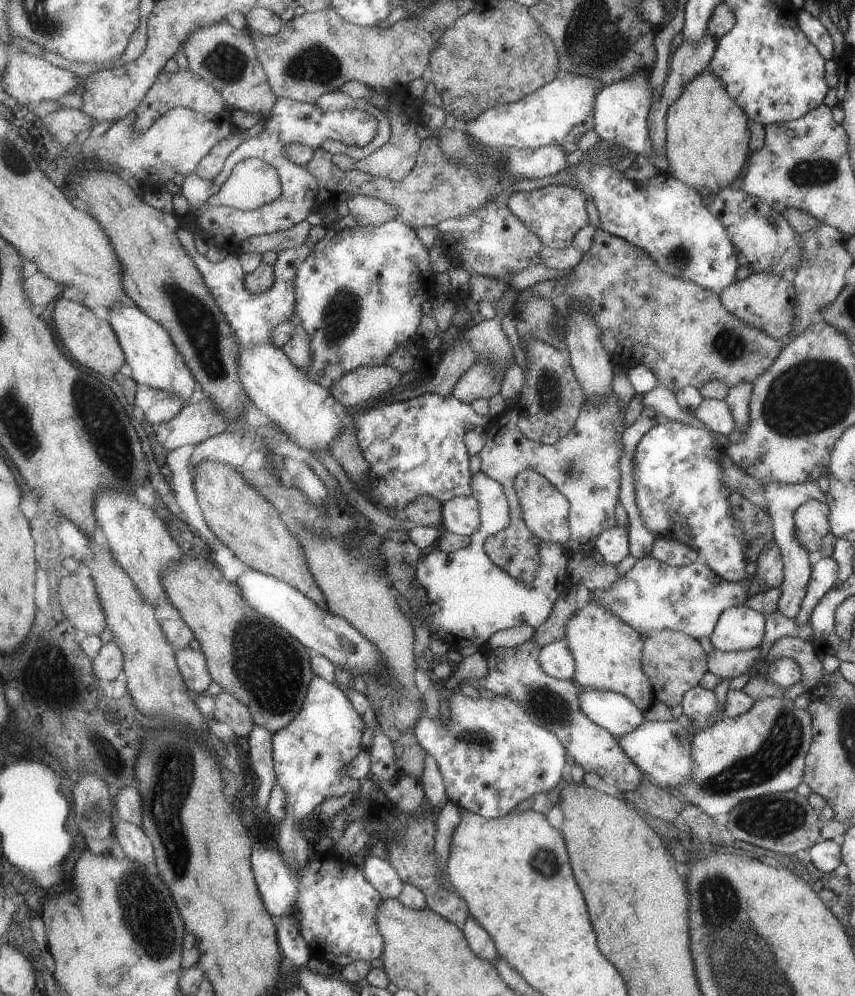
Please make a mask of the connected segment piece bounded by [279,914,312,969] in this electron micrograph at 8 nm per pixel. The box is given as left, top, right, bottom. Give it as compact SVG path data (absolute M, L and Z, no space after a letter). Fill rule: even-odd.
M283 916L281 918L281 926L279 926L279 934L281 934L281 950L287 958L291 958L295 962L295 968L305 967L309 959L312 958L309 944L303 940L301 932L295 926L295 916Z

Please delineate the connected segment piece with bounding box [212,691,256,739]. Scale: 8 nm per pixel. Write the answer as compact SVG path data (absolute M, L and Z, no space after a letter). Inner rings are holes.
M225 691L212 699L215 703L215 720L229 726L236 737L249 738L251 732L256 728L249 708Z

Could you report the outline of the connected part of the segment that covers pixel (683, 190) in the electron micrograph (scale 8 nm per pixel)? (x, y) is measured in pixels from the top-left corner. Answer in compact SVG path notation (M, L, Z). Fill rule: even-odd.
M583 159L575 166L567 167L554 176L542 179L523 179L513 186L512 191L513 193L531 192L552 185L564 185L576 190L583 190L587 196L591 196L600 214L599 228L641 248L669 276L675 276L675 278L681 278L687 282L695 282L697 286L713 290L717 295L736 281L735 271L739 264L736 258L736 248L733 247L727 228L717 219L715 214L712 214L700 192L673 174L660 172L655 174L653 178L649 178L648 182L633 182L633 180L626 178L625 174L617 174L611 166L597 166L597 164L591 164Z

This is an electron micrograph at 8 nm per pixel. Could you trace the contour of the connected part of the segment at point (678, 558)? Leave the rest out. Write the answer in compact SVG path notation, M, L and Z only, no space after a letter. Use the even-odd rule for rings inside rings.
M670 537L655 538L651 555L670 566L690 566L698 561L699 552L687 544L675 542Z

